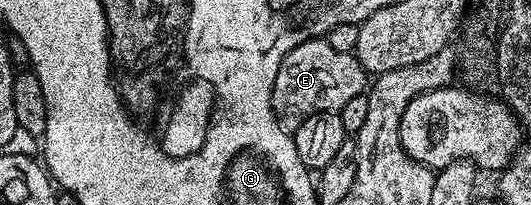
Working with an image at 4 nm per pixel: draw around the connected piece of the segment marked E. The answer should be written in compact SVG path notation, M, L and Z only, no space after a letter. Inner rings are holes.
M325 38L301 42L281 62L273 82L271 105L277 122L286 132L295 133L297 126L318 112L338 112L349 98L364 95L369 84L369 73L354 52L338 52Z

